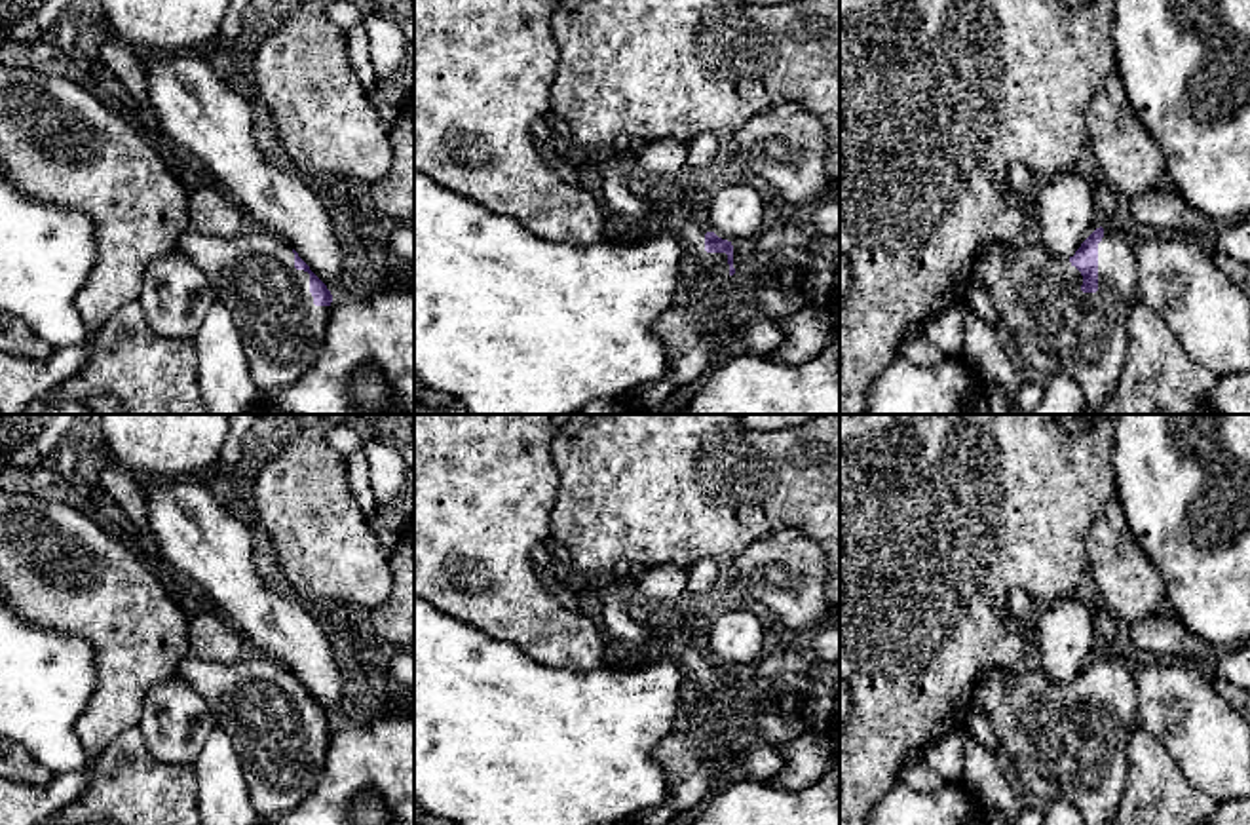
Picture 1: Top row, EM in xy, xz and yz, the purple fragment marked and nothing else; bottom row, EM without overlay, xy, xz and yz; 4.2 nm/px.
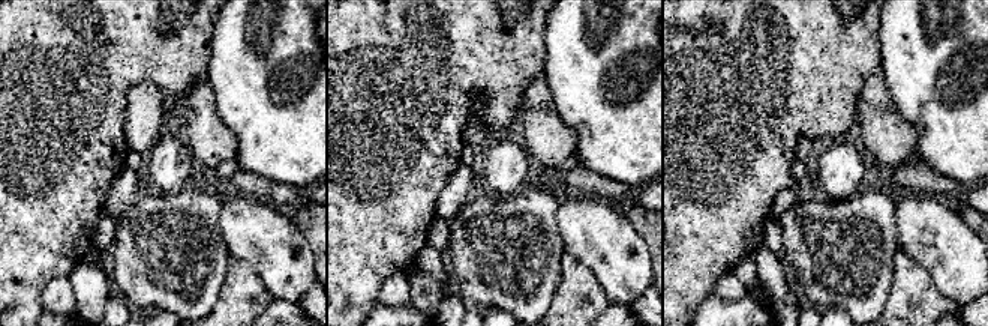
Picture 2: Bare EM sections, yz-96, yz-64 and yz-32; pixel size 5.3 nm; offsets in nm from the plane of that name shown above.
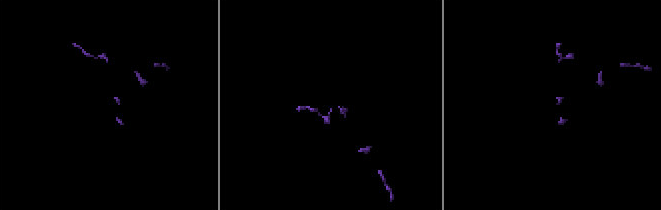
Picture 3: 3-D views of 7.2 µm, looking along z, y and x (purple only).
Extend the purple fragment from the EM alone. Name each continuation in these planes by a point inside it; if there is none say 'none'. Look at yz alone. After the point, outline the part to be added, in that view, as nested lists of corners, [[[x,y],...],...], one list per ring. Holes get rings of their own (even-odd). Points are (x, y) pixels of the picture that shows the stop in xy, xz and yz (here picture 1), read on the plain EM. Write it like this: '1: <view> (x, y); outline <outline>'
1: yz (1059, 755); outline [[[1119,652],[1102,654],[1096,719],[1083,719],[1083,701],[1070,684],[1051,682],[1037,667],[980,675],[975,694],[1003,753],[1014,764],[1020,795],[1045,806],[1071,802],[1087,825],[1108,825],[1119,812],[1128,774],[1127,745],[1138,724],[1136,673],[1123,663]]]

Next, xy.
1: xy (253, 700); outline [[[188,656],[175,677],[190,684],[211,707],[217,728],[224,730],[241,762],[255,812],[262,819],[291,814],[319,783],[331,732],[315,732],[310,700],[294,694],[293,673],[272,658],[256,656],[234,663]]]

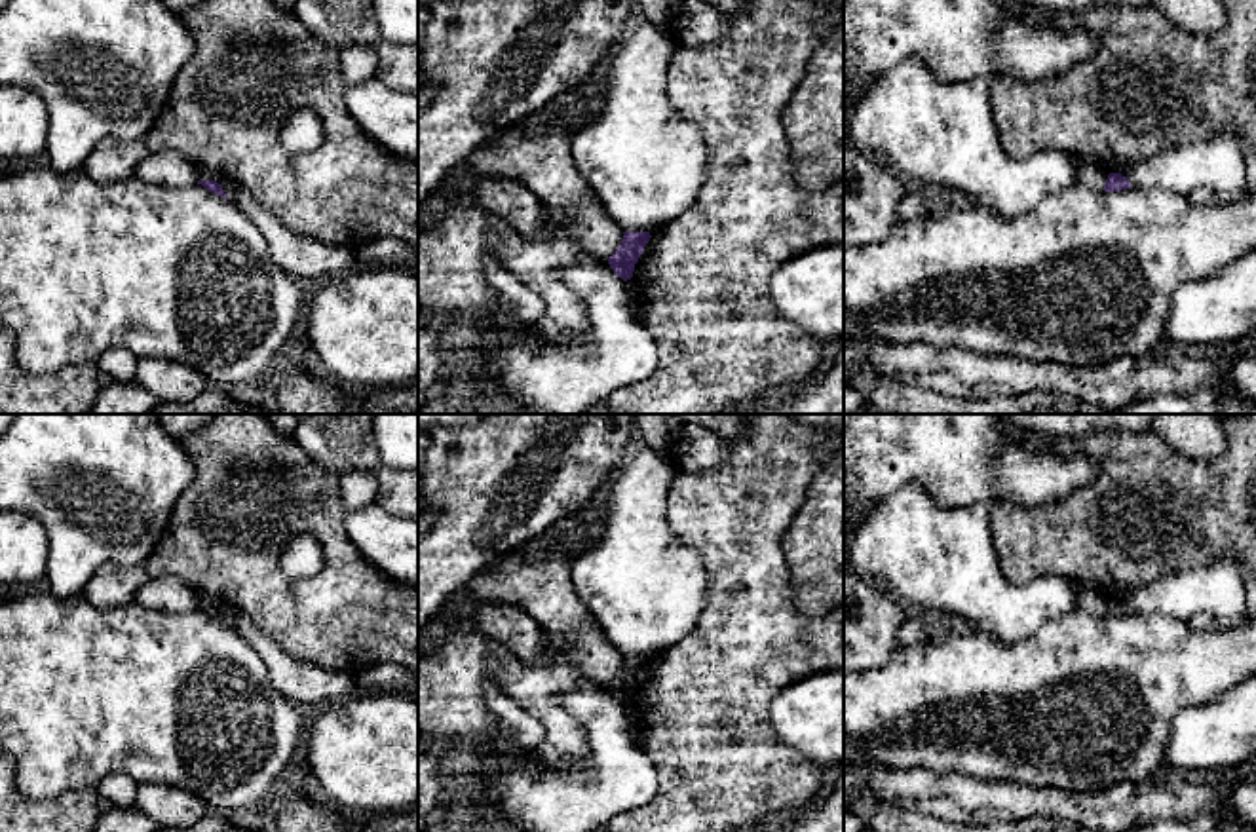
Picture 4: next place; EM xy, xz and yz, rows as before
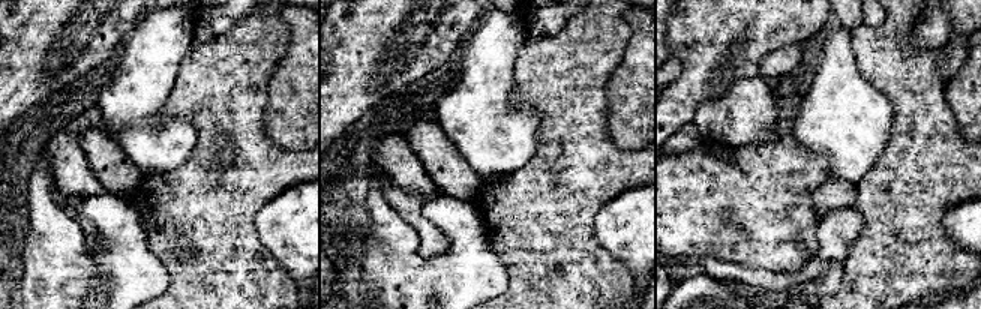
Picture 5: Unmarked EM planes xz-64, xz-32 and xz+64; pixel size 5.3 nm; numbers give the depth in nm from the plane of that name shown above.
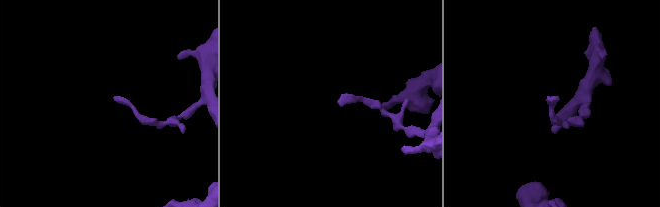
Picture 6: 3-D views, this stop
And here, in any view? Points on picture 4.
none

